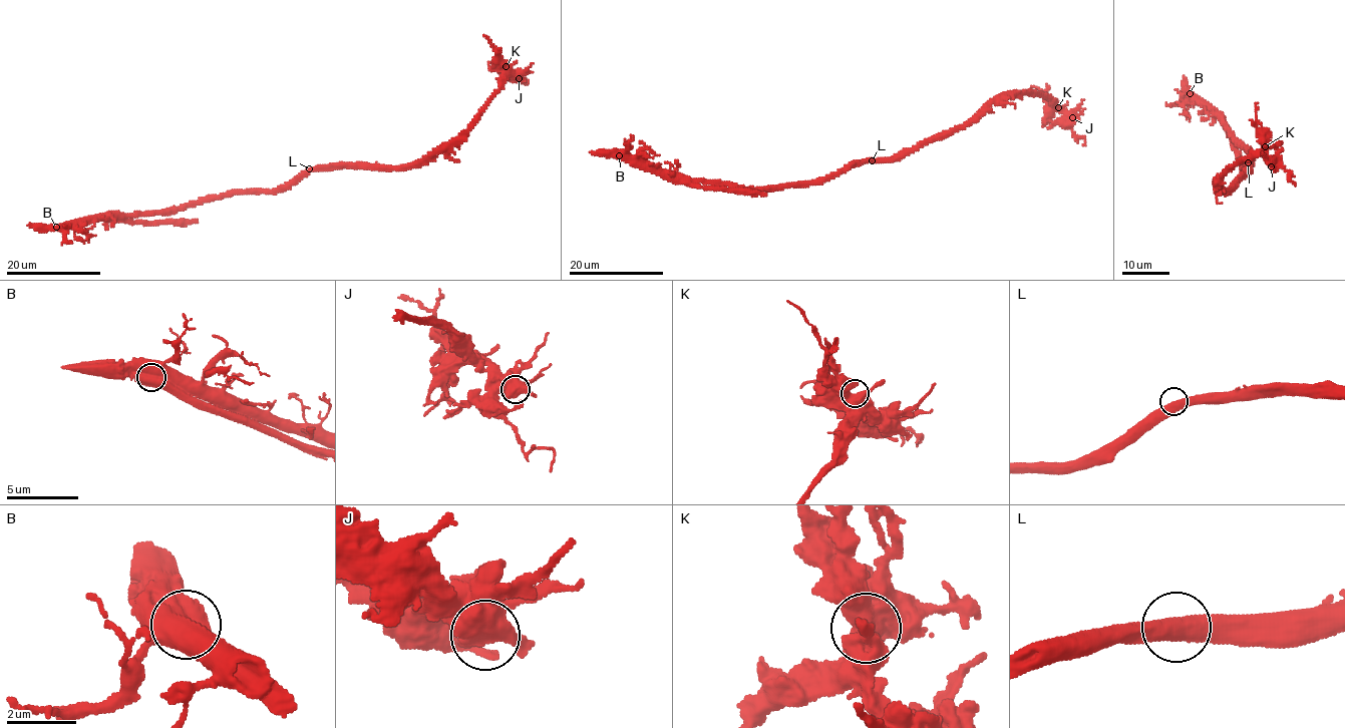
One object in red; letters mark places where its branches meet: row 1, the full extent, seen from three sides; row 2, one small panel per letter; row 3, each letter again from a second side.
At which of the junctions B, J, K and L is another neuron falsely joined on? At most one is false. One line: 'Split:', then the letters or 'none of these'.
Split: B

